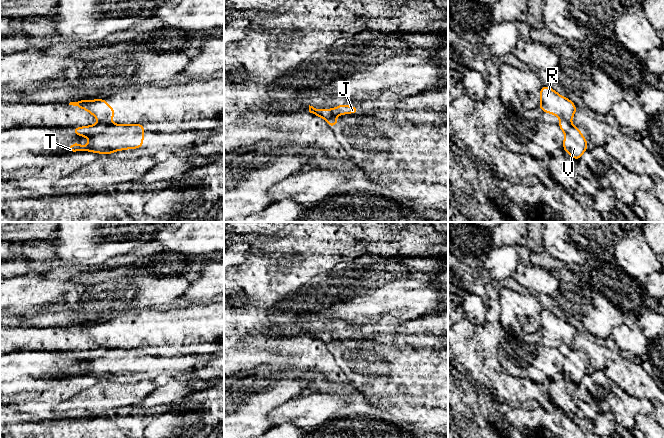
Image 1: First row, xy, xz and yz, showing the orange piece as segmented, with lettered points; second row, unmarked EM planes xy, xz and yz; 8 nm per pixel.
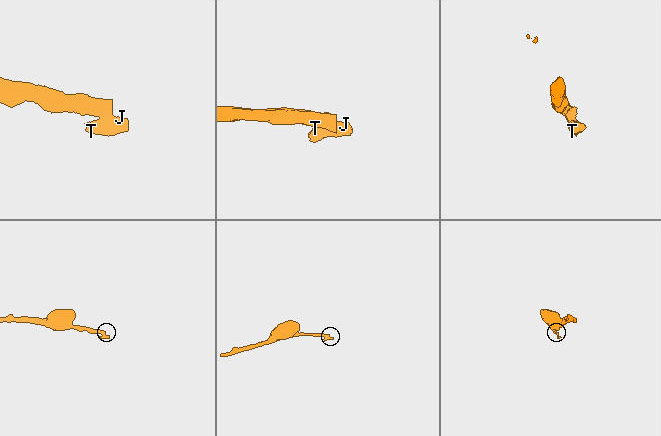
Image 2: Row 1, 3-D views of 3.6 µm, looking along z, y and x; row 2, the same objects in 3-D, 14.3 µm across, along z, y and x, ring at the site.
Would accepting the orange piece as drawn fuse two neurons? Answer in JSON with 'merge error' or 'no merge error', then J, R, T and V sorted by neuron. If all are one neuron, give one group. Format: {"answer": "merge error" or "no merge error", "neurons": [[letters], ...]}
{"answer": "merge error", "neurons": [["J", "T", "V"], ["R"]]}

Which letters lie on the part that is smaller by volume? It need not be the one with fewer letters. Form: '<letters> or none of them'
J, T, V

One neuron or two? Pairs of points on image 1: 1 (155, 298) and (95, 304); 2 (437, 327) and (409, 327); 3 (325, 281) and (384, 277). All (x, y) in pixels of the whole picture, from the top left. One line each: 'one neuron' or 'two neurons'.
1: one neuron
2: one neuron
3: one neuron

